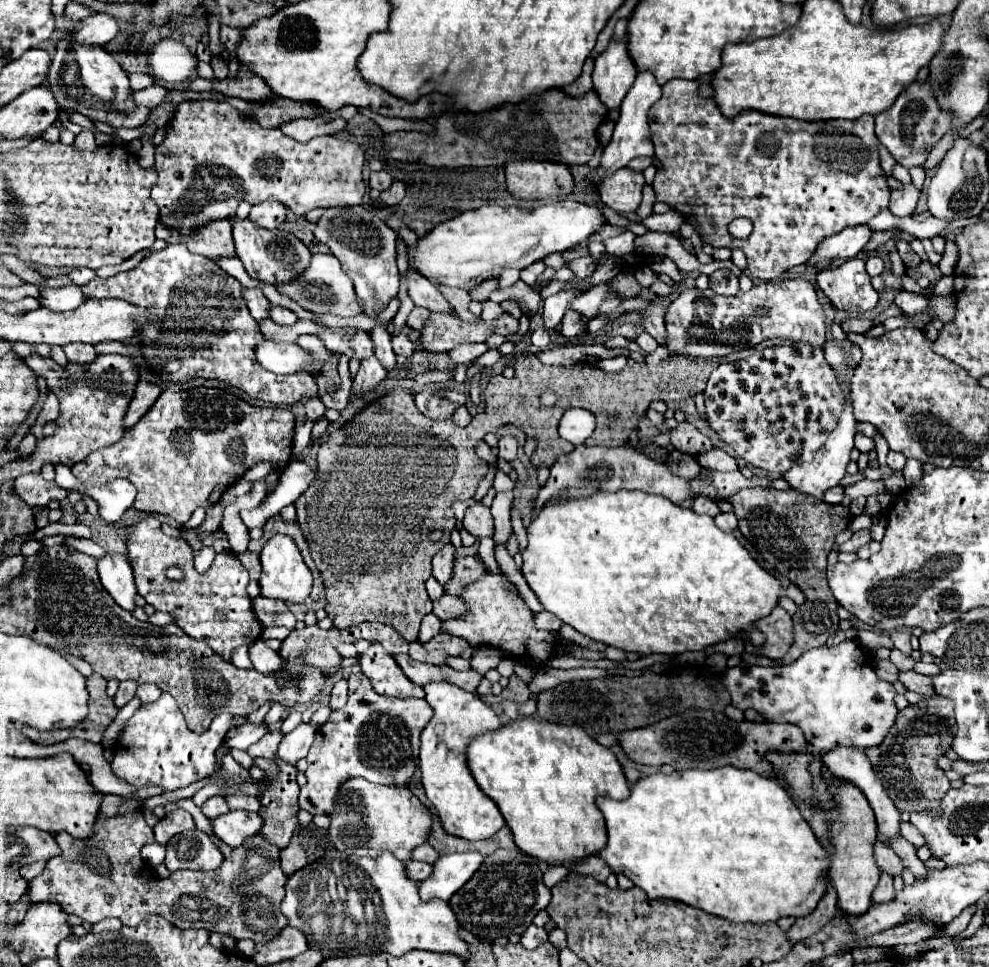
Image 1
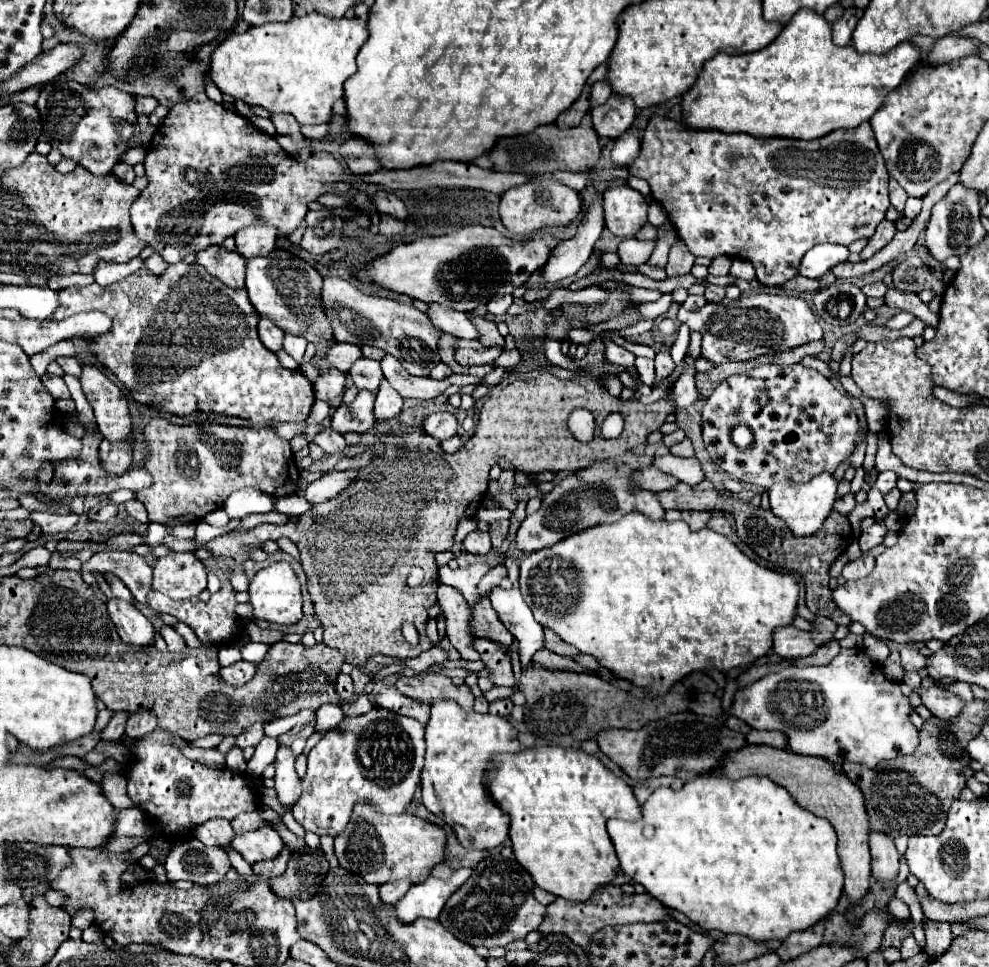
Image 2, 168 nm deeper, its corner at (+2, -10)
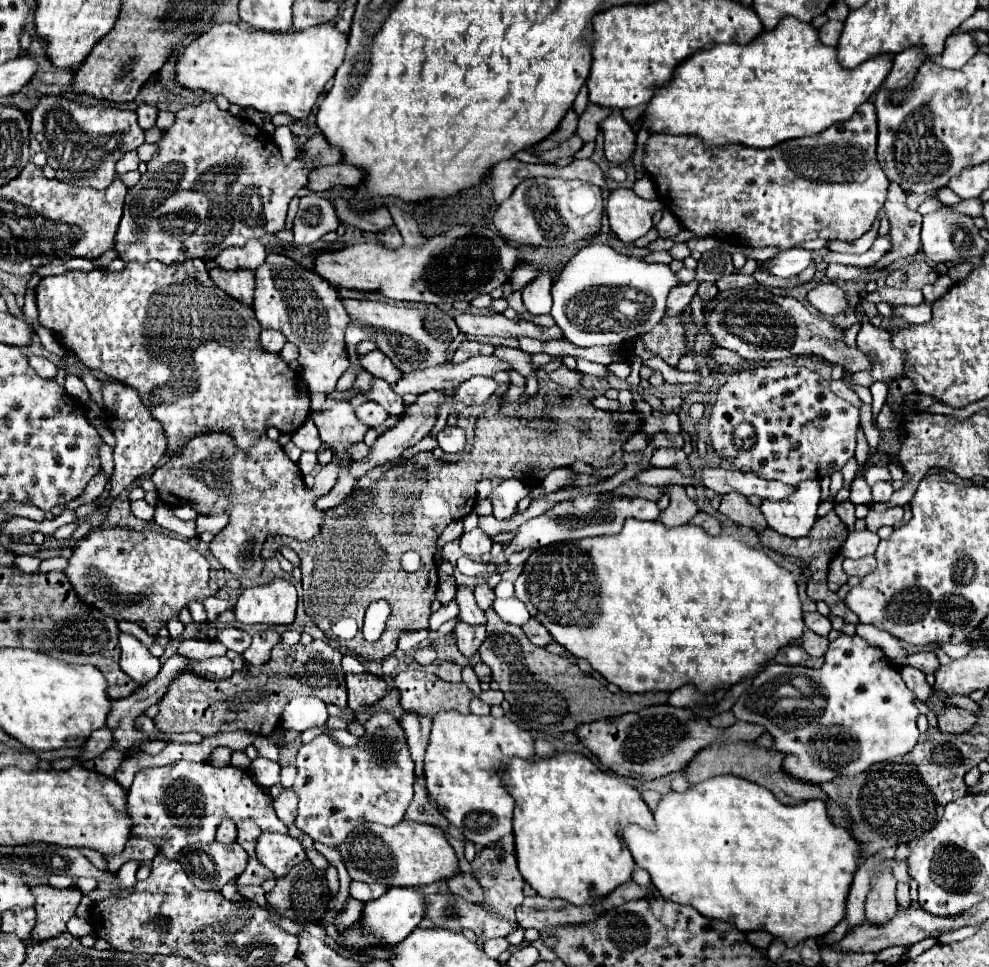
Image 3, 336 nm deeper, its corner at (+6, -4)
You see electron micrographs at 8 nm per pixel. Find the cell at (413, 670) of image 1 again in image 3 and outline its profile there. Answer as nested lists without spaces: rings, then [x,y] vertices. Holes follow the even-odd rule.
[[[404,671],[394,679],[394,685],[400,691],[402,709],[418,715],[434,717],[440,711],[458,711],[466,715],[474,699],[466,683],[436,681],[436,677],[426,671]]]

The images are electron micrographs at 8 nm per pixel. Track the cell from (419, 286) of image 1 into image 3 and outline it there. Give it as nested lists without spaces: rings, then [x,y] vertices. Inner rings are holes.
[[[502,313],[494,315],[456,315],[456,323],[462,333],[468,335],[496,335],[496,337],[532,337],[538,341],[562,339],[560,327],[538,327],[530,321],[512,321]]]

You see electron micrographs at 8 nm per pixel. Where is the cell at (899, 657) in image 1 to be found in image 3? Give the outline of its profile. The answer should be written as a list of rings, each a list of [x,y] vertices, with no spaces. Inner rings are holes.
[[[902,667],[900,673],[902,673],[902,679],[904,679],[906,687],[908,687],[922,703],[926,703],[926,701],[930,699],[930,695],[932,695],[932,687],[926,683],[924,673],[918,671],[918,669],[914,669],[914,667]]]

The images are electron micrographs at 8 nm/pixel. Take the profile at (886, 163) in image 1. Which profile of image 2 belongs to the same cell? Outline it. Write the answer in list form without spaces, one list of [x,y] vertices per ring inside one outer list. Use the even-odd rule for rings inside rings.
[[[890,179],[890,203],[892,203],[898,211],[902,211],[906,199],[908,199],[908,193],[896,183],[896,179]]]

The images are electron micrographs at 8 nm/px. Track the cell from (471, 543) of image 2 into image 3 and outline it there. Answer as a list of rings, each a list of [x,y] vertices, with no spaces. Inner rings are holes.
[[[478,527],[464,533],[460,537],[460,549],[466,553],[466,555],[472,555],[472,557],[482,557],[486,553],[490,553],[492,549],[492,539],[488,535],[484,535]]]

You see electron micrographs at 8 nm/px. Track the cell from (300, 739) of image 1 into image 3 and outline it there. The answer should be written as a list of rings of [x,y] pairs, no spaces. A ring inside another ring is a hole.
[[[284,789],[280,793],[278,799],[274,799],[274,809],[276,809],[276,815],[282,823],[286,823],[288,827],[294,825],[294,819],[298,815],[298,801],[296,801],[296,793],[294,789]]]

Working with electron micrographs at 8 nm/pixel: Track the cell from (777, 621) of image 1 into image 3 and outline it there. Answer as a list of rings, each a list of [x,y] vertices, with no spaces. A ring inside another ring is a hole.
[[[804,631],[802,639],[800,639],[800,645],[806,649],[808,655],[812,655],[812,657],[822,657],[822,655],[828,651],[828,637],[816,635],[816,633],[812,633],[812,631]]]

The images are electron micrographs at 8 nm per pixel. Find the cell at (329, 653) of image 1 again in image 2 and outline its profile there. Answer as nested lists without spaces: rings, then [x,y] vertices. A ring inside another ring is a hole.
[[[338,673],[338,679],[336,679],[336,691],[342,699],[352,699],[354,695],[354,685],[352,685],[352,679],[350,675],[346,673]]]

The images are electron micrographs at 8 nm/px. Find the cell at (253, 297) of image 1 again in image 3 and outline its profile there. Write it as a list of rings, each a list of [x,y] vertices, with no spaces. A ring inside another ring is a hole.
[[[264,329],[264,331],[260,333],[260,345],[262,345],[262,349],[268,351],[268,353],[280,353],[282,347],[284,347],[284,343],[286,343],[284,335],[280,335],[280,333],[274,331],[274,329]]]

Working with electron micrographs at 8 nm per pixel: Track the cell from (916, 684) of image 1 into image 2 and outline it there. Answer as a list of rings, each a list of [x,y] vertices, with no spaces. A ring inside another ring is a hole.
[[[920,685],[920,687],[916,687],[916,691],[920,693],[922,703],[930,709],[930,713],[934,717],[952,719],[952,717],[956,717],[960,713],[960,707],[964,707],[964,703],[956,695],[942,691],[938,685],[932,685],[928,689],[924,689]]]

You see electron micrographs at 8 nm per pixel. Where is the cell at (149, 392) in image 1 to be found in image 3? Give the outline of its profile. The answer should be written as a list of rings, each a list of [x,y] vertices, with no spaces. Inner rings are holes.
[[[100,471],[98,477],[92,477],[92,481],[86,485],[84,493],[80,493],[80,497],[76,497],[76,501],[72,501],[68,505],[68,509],[78,509],[84,503],[92,503],[92,501],[100,499],[102,493],[104,493],[104,489],[106,489],[106,483],[108,483],[108,477]]]

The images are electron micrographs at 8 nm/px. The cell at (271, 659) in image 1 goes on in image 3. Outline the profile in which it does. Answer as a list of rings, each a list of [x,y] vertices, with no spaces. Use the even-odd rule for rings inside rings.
[[[212,657],[212,659],[194,663],[192,673],[196,673],[198,677],[212,679],[212,681],[222,681],[222,679],[228,679],[234,673],[234,669],[232,669],[232,661],[228,657]]]

